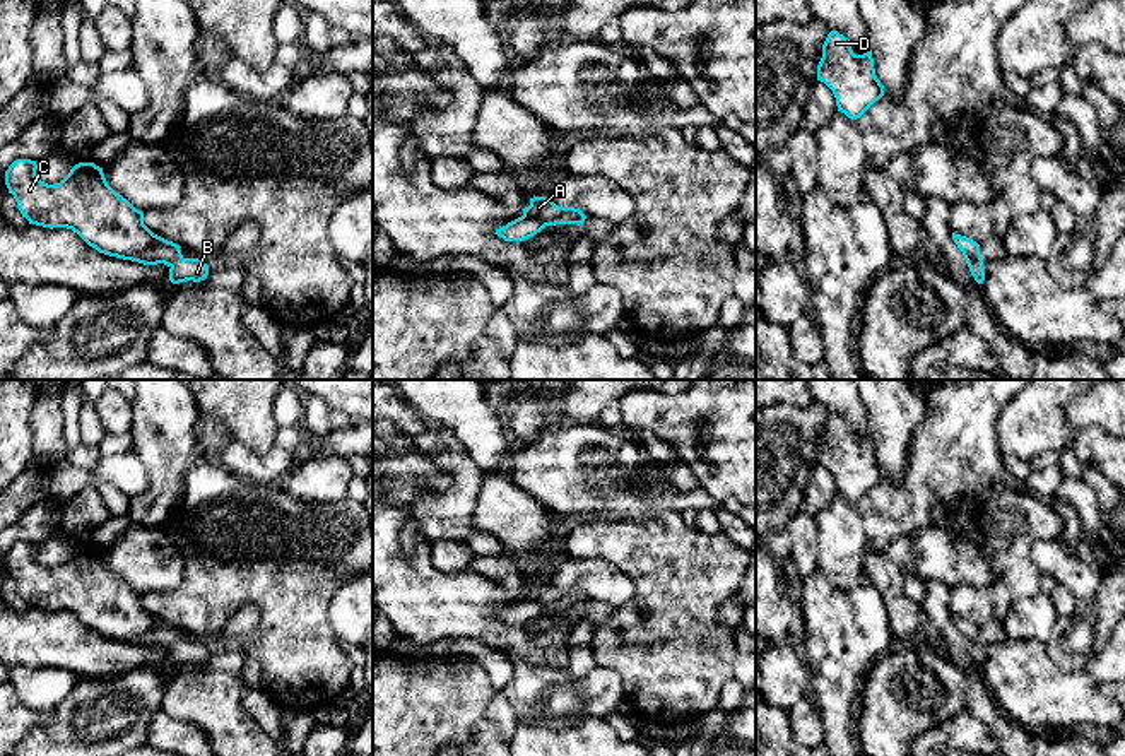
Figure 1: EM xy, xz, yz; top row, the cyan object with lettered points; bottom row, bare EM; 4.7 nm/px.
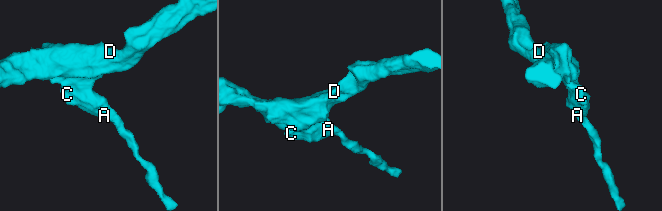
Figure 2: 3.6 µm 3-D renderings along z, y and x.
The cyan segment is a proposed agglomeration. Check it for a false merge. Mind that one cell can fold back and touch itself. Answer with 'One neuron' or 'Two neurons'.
One neuron

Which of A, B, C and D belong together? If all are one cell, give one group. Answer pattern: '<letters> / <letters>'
A B C D

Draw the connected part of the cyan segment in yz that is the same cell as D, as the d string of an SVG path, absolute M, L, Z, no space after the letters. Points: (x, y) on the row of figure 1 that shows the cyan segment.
M831 31L822 44L817 80L833 91L838 111L851 120L860 118L884 96L884 86L875 75L872 50L855 55L838 31Z

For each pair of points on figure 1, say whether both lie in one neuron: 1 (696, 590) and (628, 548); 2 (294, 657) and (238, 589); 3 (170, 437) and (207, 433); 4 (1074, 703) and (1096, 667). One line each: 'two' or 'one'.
1: one
2: one
3: two
4: two

